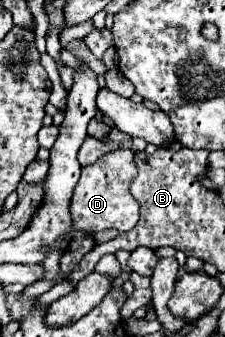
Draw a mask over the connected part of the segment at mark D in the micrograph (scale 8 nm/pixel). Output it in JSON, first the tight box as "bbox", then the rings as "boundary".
{"bbox":[40,150,138,280],"boundary":[[[114,150],[98,158],[92,166],[84,166],[80,180],[72,192],[70,198],[70,216],[72,216],[72,228],[66,232],[64,238],[58,238],[52,246],[44,248],[44,262],[40,264],[44,268],[42,280],[54,280],[60,274],[60,254],[64,246],[72,240],[74,232],[100,232],[116,228],[119,233],[129,232],[138,222],[138,202],[130,196],[128,184],[134,178],[134,164],[132,164],[134,152],[132,150]]]}

